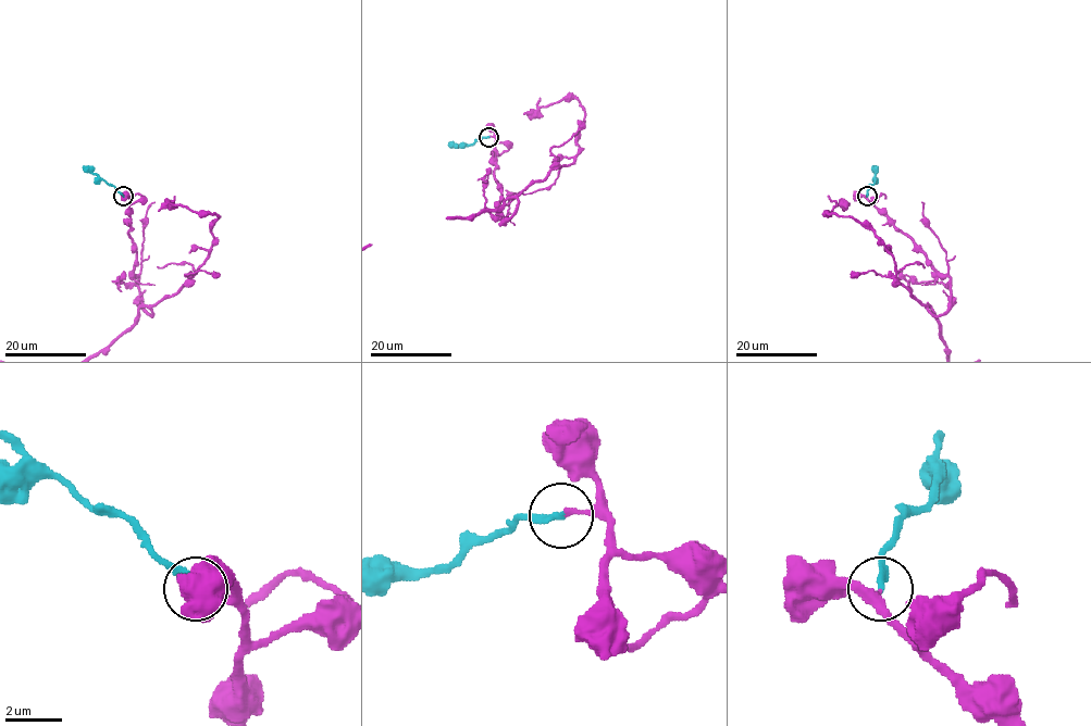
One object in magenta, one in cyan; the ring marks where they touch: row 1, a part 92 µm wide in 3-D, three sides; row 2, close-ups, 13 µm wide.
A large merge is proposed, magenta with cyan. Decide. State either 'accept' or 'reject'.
accept

